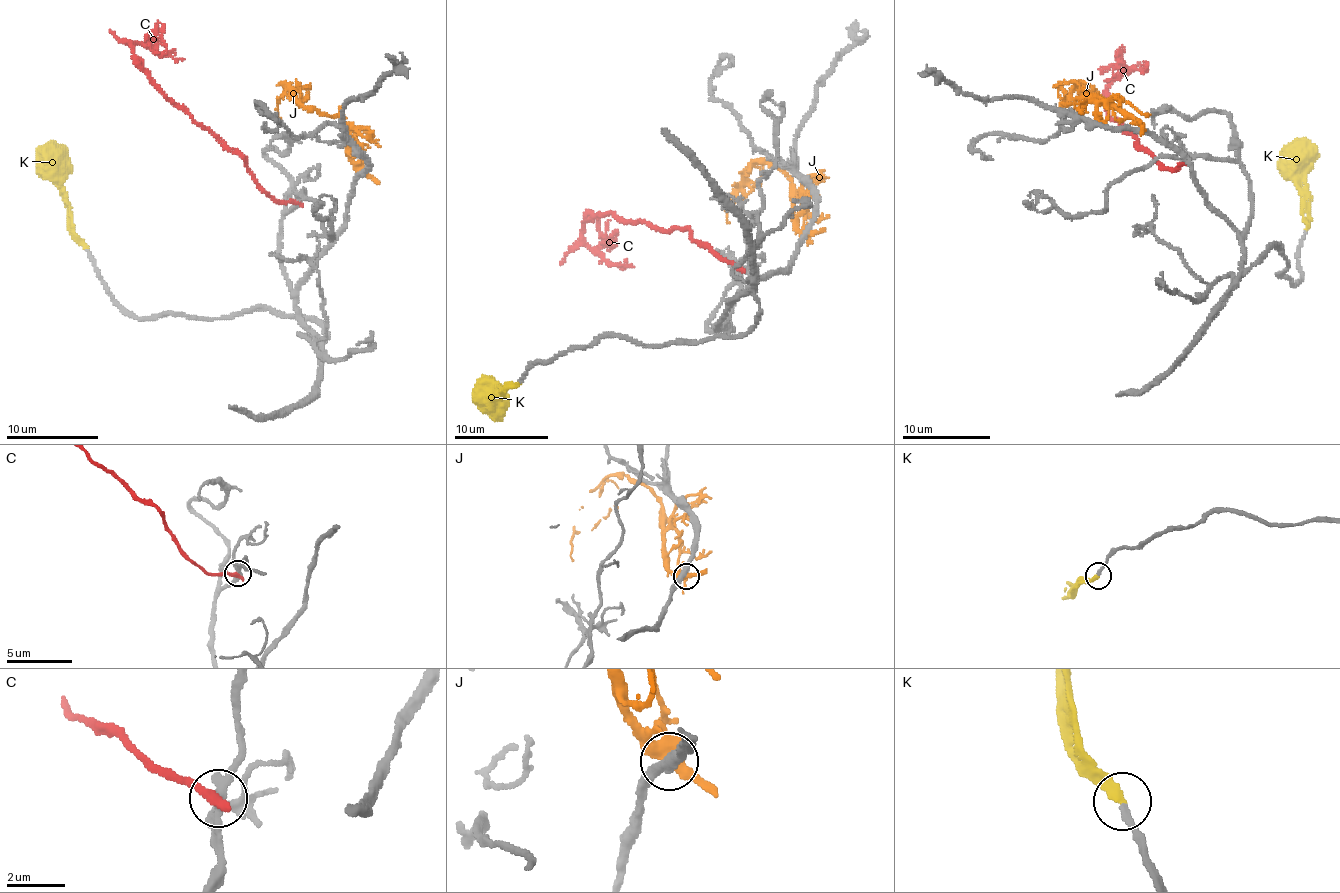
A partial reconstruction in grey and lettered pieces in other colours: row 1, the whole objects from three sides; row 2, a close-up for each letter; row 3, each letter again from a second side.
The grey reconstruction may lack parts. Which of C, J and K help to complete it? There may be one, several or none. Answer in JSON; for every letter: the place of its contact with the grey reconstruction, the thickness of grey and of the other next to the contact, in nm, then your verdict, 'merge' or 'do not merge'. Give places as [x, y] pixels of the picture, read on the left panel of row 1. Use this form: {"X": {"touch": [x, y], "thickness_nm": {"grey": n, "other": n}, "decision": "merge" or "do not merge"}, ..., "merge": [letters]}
{"C": {"touch": [298, 201], "thickness_nm": {"grey": 240, "other": 360}, "decision": "do not merge"}, "J": {"touch": [363, 172], "thickness_nm": {"grey": 360, "other": 360}, "decision": "do not merge"}, "K": {"touch": [88, 249], "thickness_nm": {"grey": 240, "other": 300}, "decision": "merge"}, "merge": ["K"]}

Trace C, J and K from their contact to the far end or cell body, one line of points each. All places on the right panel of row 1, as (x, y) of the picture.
C: (1184, 161), (1169, 170), (1138, 149), (1136, 140), (1108, 116), (1107, 89), (1116, 77), (1147, 67)
J: (1143, 128), (1097, 98), (1082, 98), (1067, 105), (1062, 102), (1082, 86), (1091, 86), (1116, 109), (1120, 104)
K: (1307, 229), (1303, 199), (1295, 179), (1295, 139)

